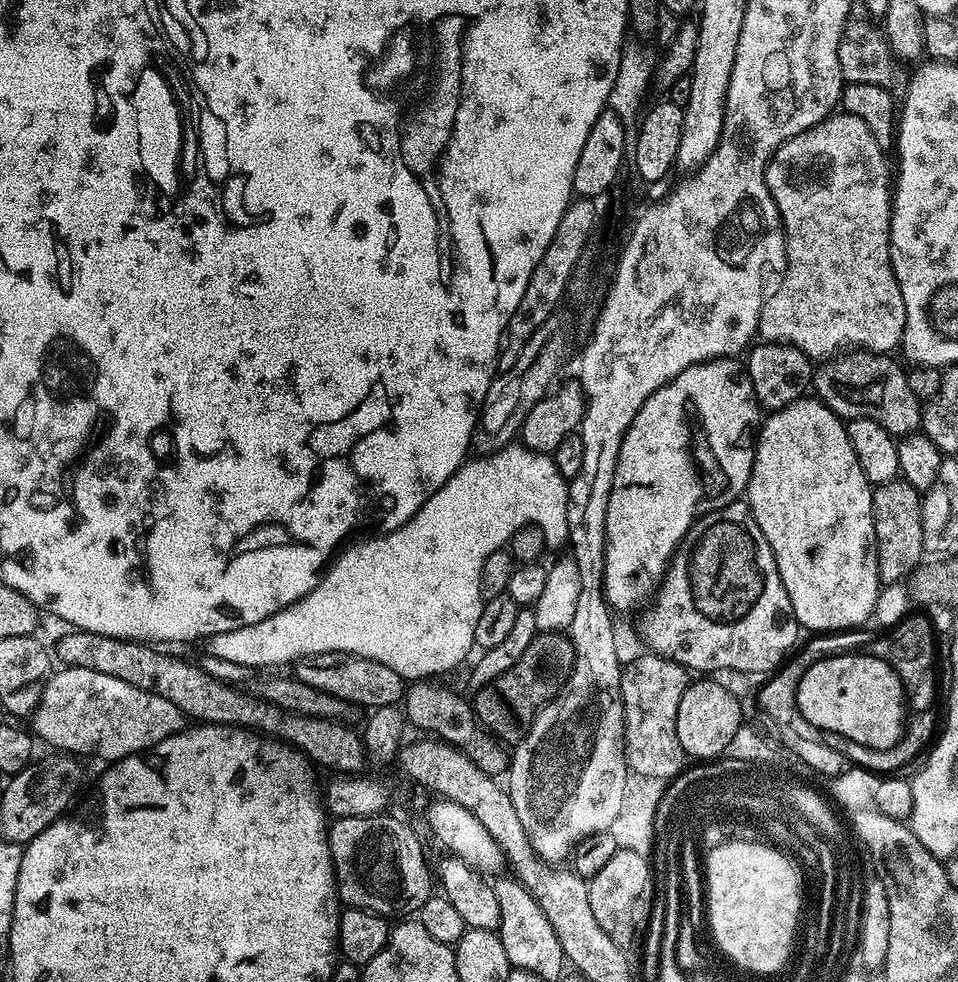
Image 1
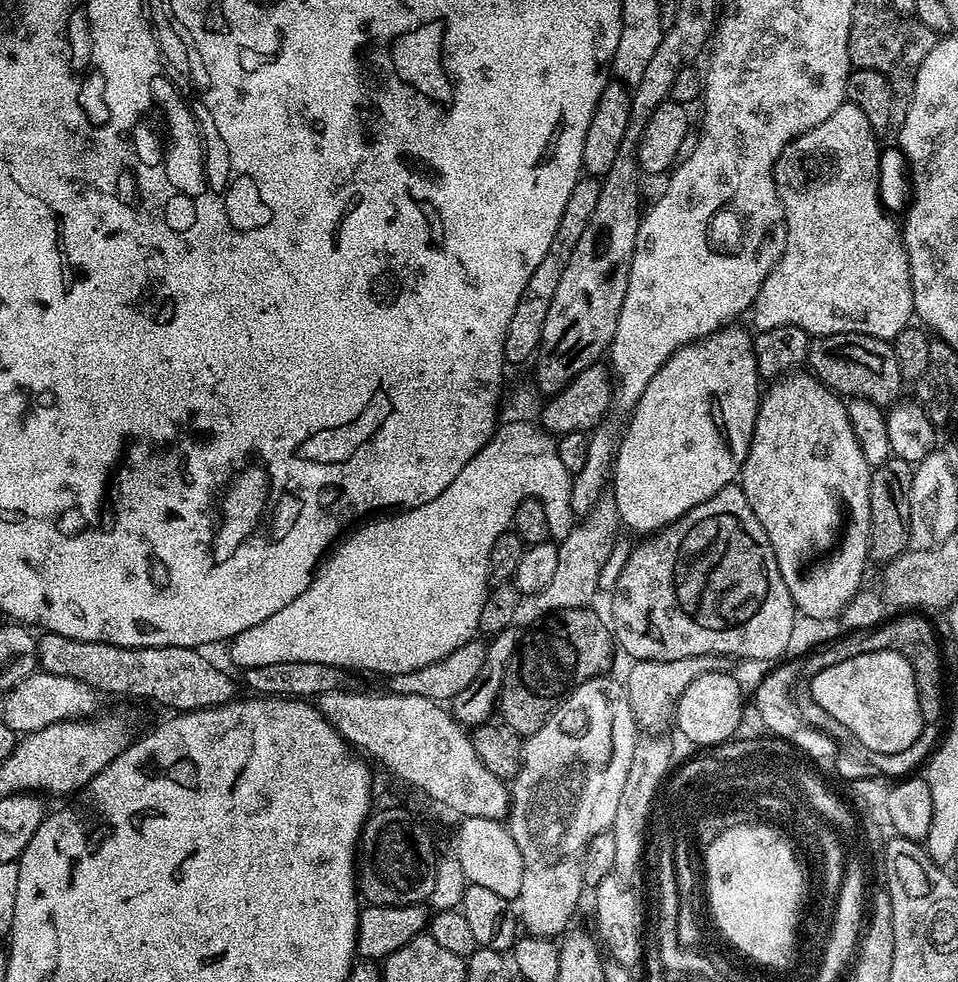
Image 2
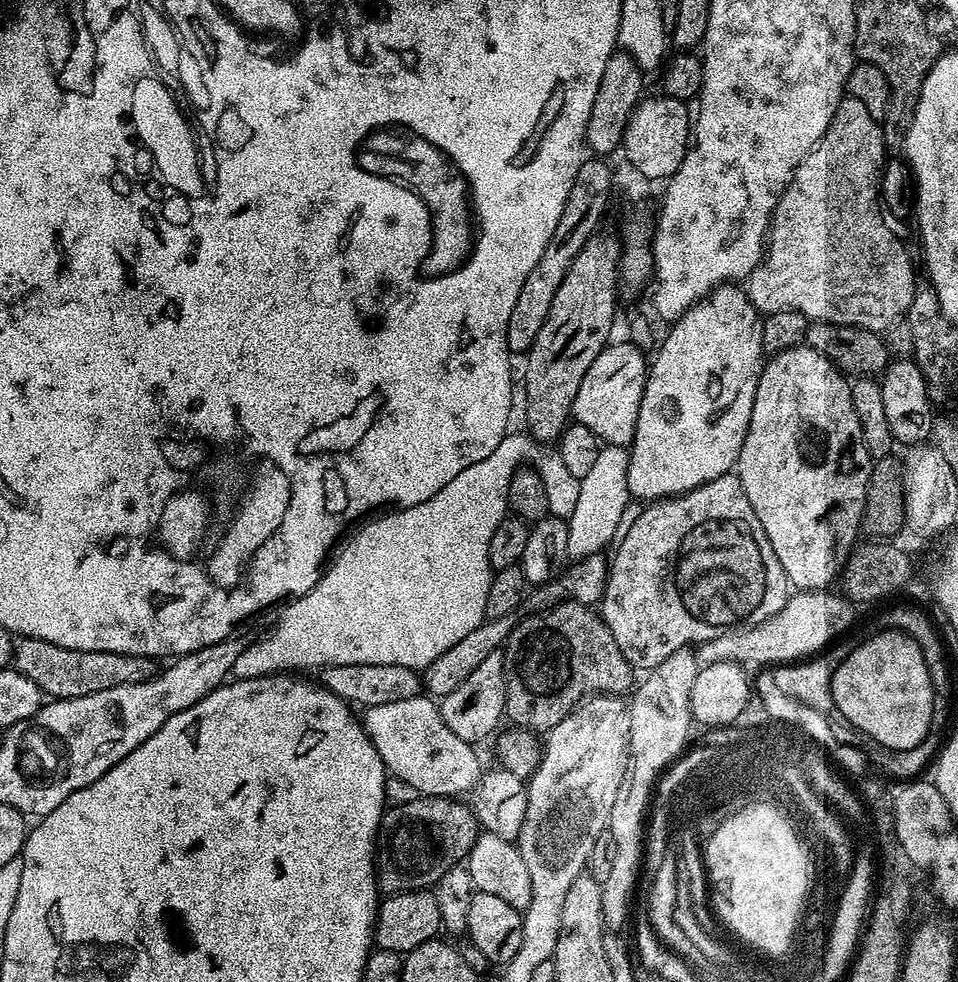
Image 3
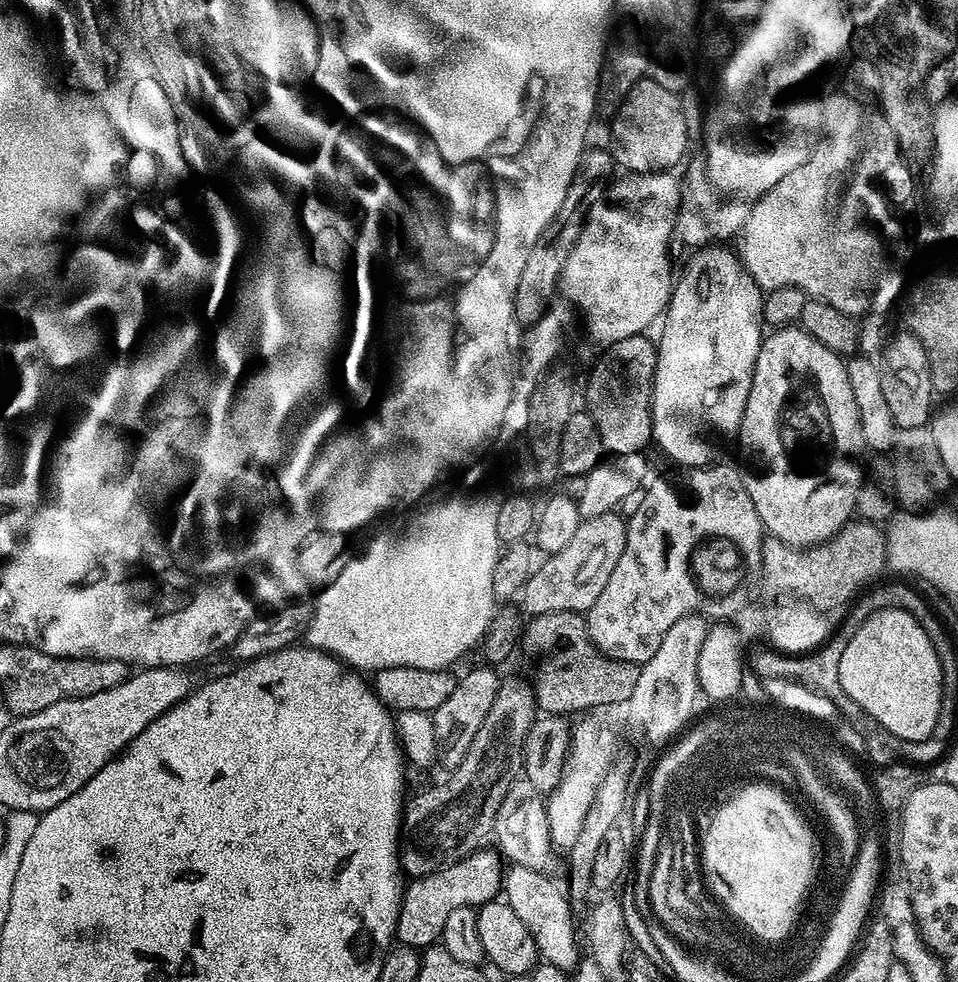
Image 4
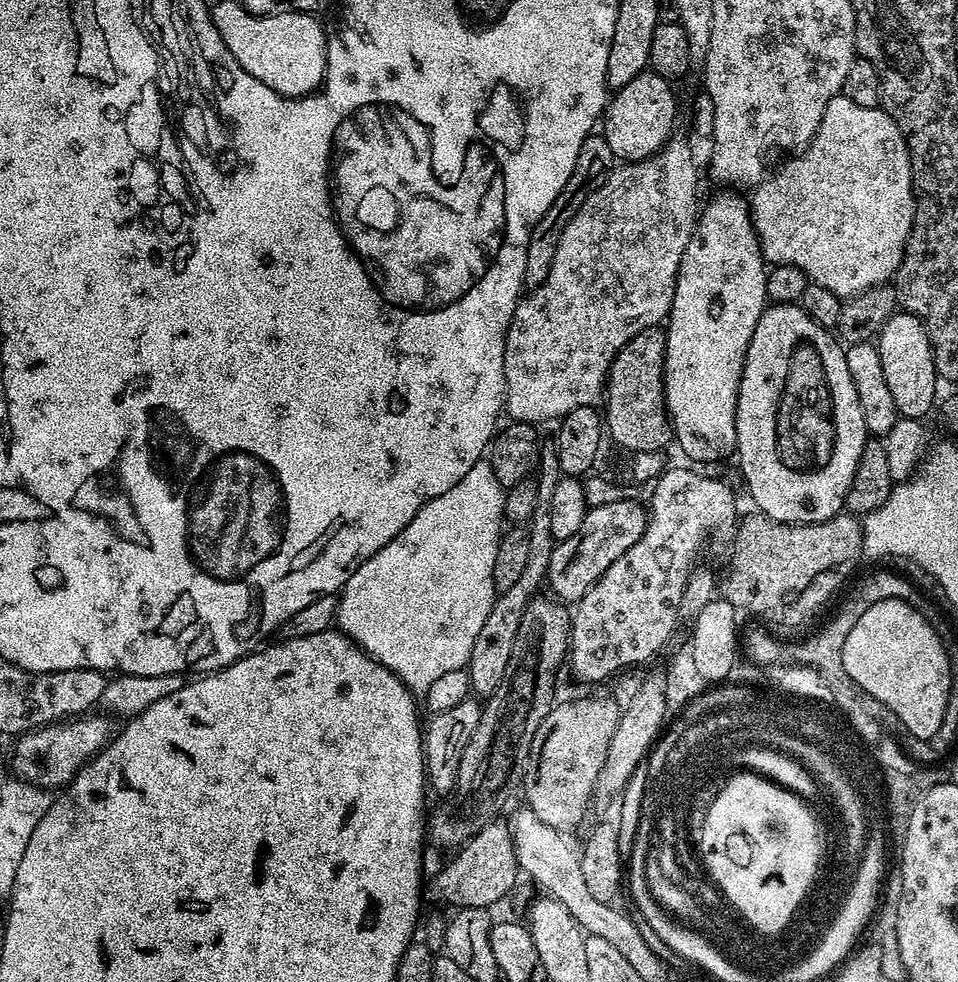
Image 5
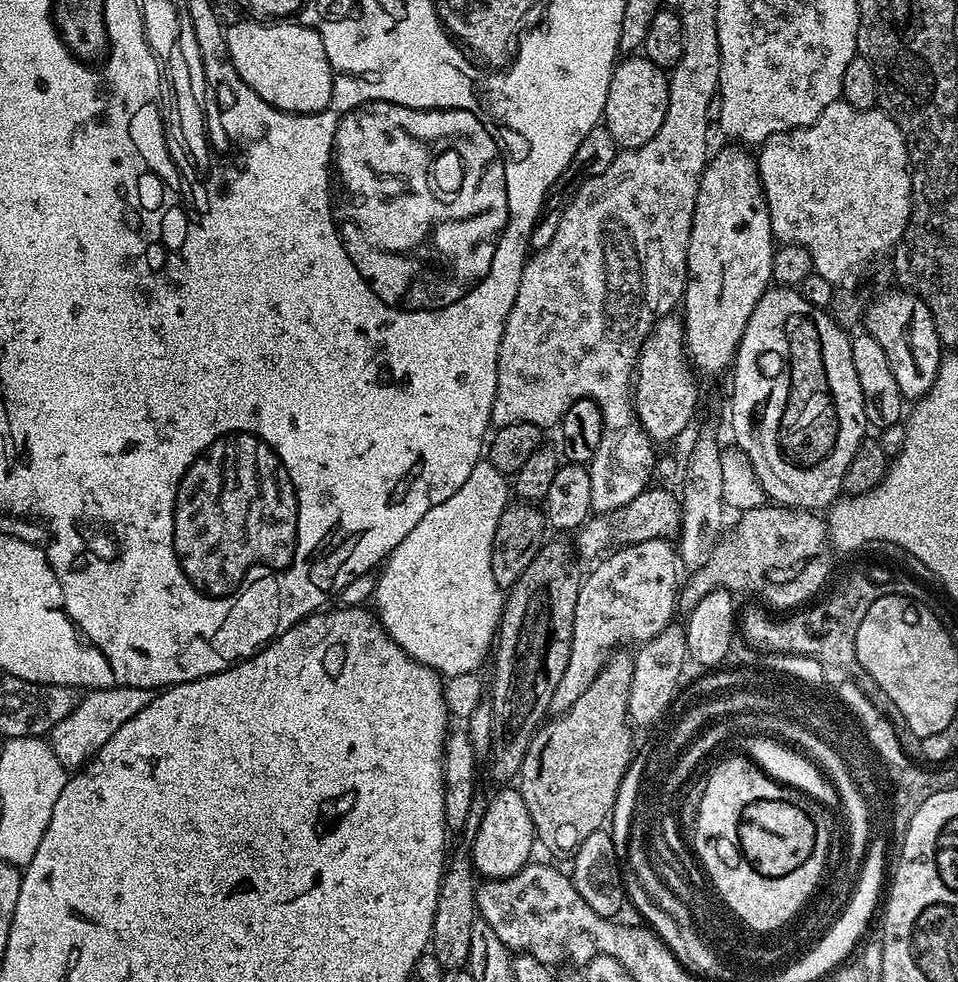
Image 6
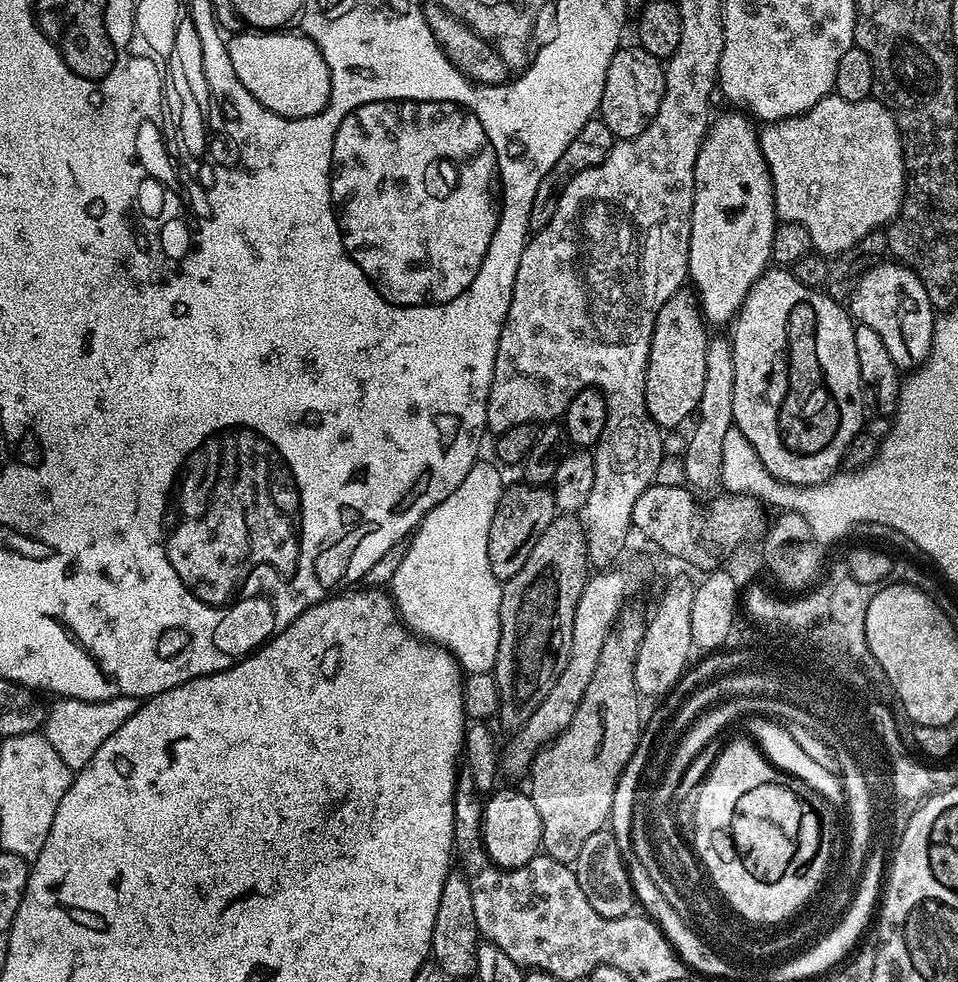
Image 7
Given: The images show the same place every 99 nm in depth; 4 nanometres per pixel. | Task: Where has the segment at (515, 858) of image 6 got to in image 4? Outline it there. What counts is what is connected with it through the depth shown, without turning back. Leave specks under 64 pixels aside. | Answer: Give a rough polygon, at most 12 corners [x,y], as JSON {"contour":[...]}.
{"contour":[[477,850],[407,881],[396,940],[440,940],[453,910],[501,895],[505,861]]}

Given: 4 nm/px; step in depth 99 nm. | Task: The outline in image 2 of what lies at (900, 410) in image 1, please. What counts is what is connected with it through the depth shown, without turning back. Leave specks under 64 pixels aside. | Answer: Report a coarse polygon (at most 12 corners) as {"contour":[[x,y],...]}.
{"contour":[[853,332],[808,345],[811,375],[844,398],[891,406],[891,343]]}

